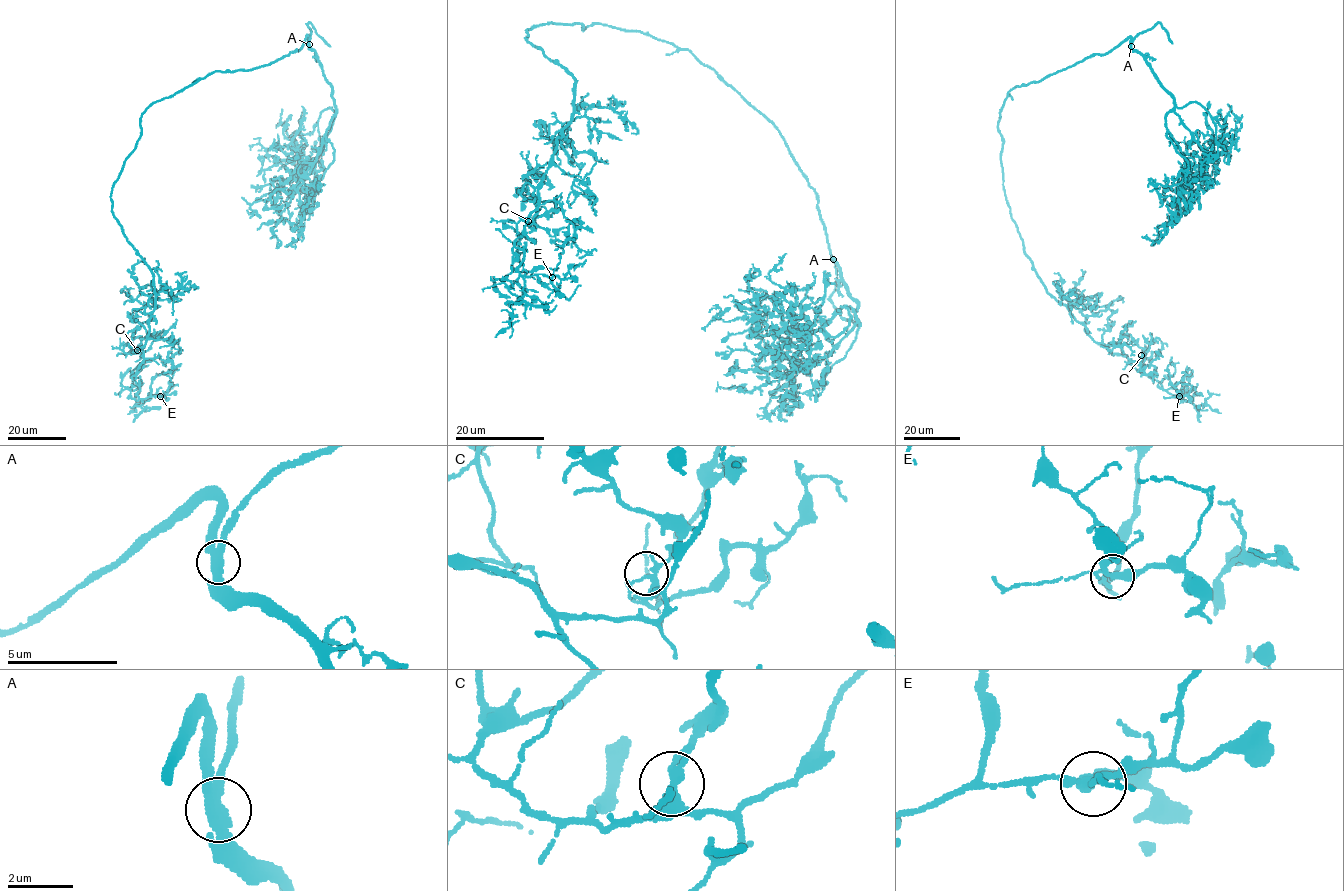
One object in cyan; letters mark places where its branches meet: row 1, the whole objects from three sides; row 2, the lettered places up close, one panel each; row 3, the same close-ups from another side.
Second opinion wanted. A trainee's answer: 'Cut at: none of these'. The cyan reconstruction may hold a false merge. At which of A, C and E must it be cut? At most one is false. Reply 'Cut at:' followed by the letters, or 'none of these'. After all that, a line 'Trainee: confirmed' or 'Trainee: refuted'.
Cut at: none of these
Trainee: confirmed

